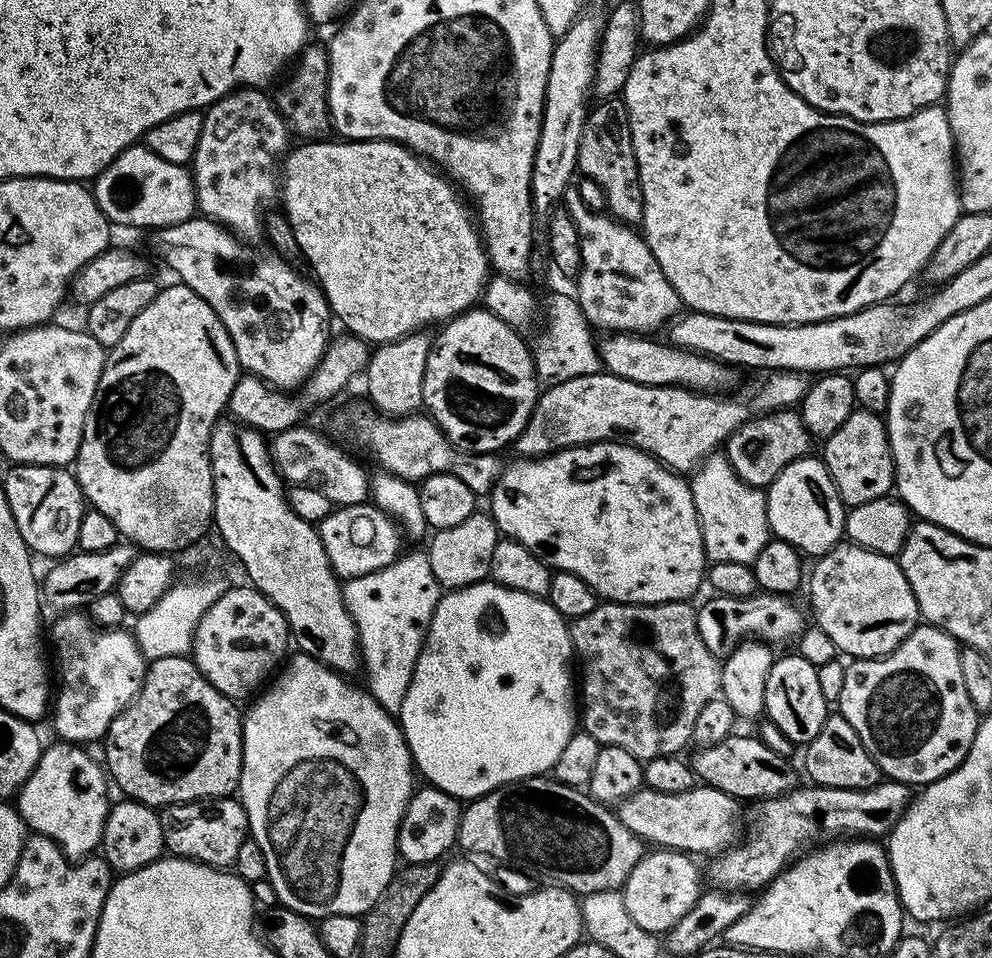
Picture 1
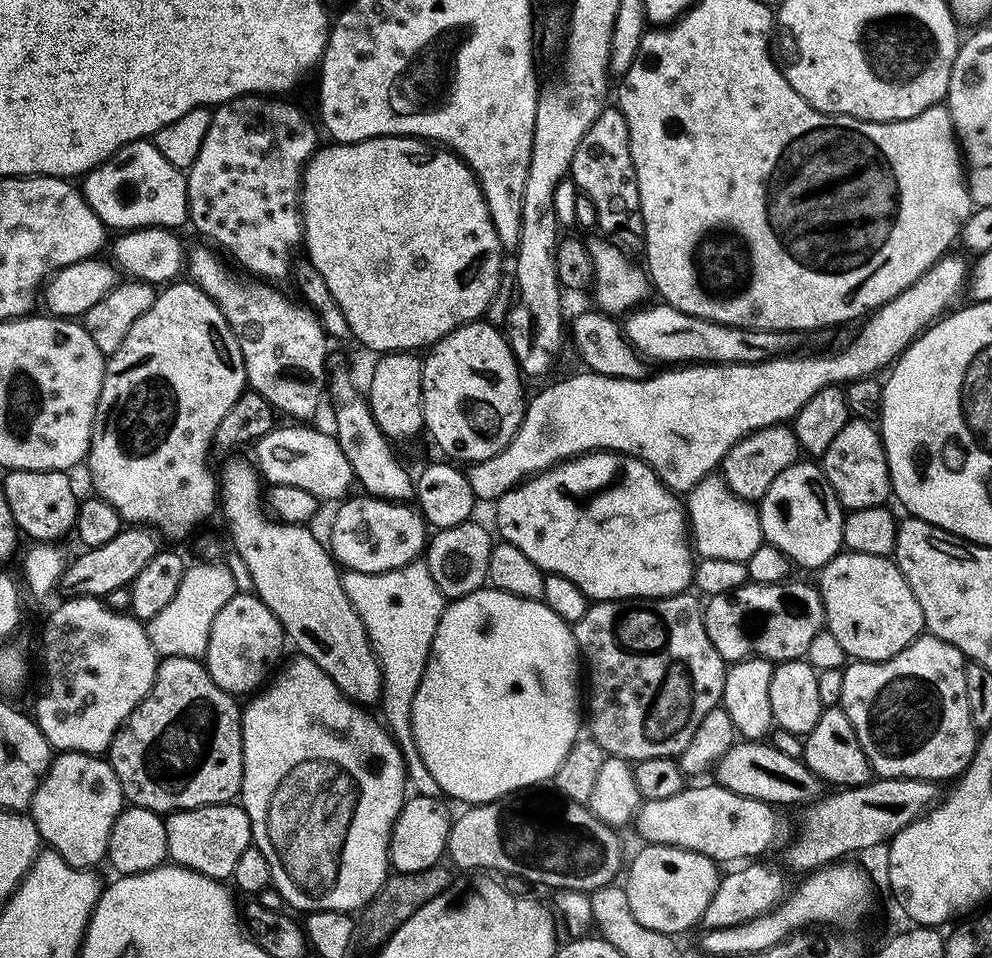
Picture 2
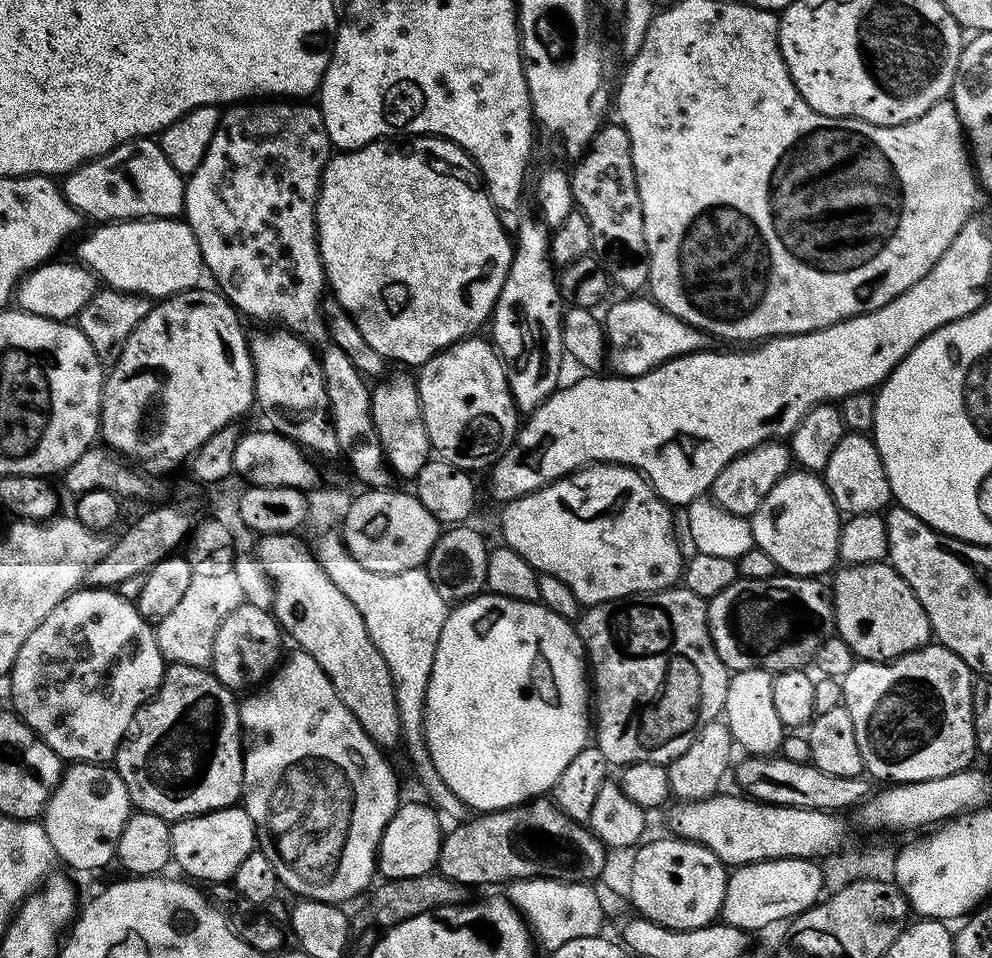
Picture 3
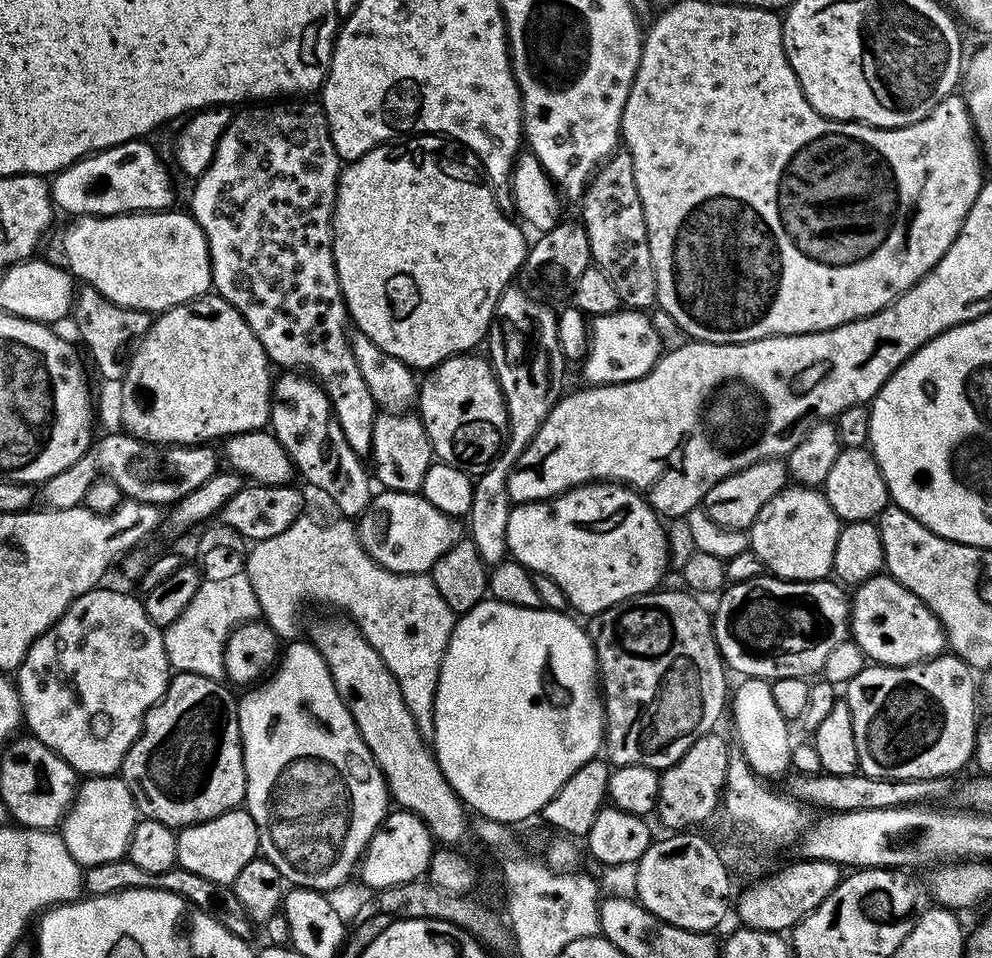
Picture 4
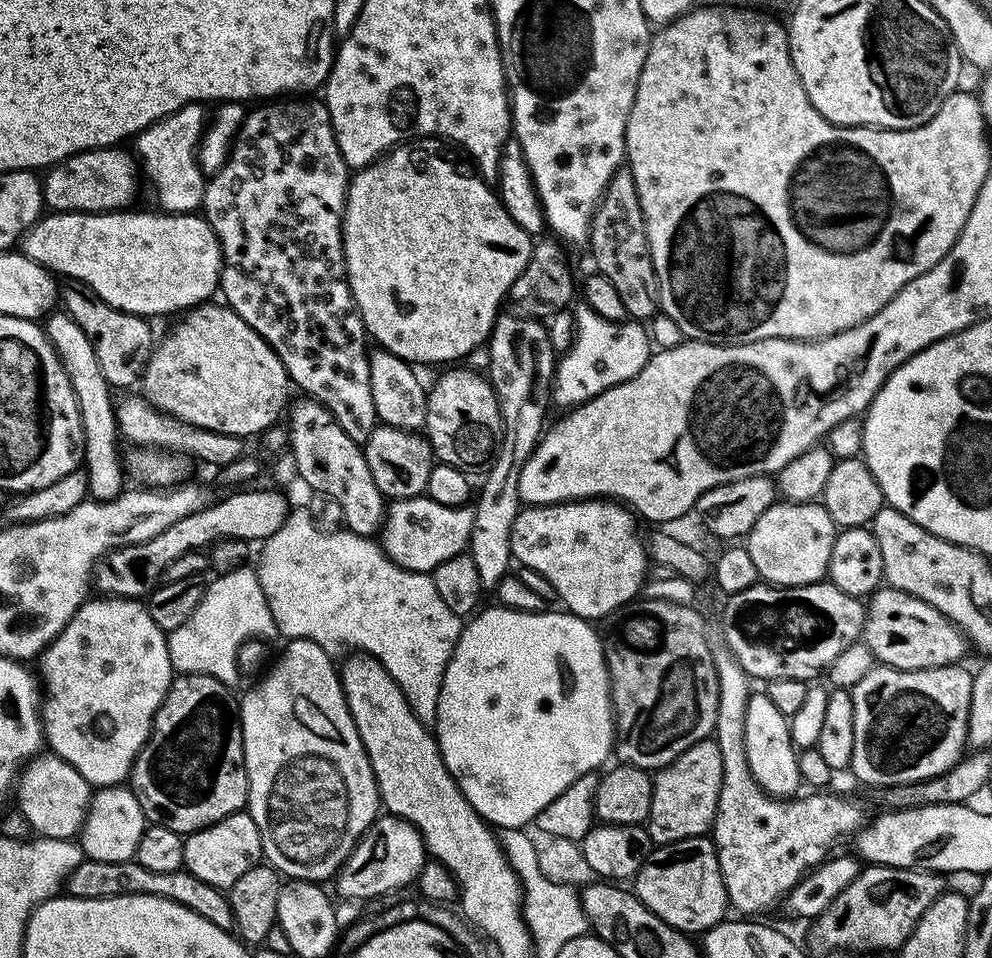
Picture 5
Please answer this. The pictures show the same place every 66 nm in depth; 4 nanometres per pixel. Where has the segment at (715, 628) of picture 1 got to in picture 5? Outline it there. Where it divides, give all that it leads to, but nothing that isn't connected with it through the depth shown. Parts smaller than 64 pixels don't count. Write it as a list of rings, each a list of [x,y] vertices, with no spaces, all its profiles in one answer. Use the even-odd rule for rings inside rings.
[[[757,582],[724,601],[718,630],[734,658],[738,658],[738,666],[749,678],[761,682],[815,681],[819,677],[816,675],[821,675],[846,646],[857,643],[864,631],[865,601],[838,590],[831,582],[793,588]]]

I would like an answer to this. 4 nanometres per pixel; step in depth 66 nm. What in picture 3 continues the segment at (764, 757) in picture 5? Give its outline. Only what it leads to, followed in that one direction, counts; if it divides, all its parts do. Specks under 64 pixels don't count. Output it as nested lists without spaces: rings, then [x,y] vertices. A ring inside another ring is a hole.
[[[755,668],[745,672],[732,672],[728,678],[726,702],[722,713],[728,725],[733,741],[753,756],[770,756],[780,752],[780,743],[784,741],[786,726],[774,710],[773,673]]]

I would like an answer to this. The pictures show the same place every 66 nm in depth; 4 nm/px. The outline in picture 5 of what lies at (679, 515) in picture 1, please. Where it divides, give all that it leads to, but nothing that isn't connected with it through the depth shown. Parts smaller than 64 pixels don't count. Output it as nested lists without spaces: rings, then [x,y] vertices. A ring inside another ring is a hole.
[[[607,498],[599,500],[569,500],[566,504],[545,504],[543,506],[524,506],[521,507],[518,518],[514,518],[514,530],[510,530],[510,546],[512,547],[513,557],[525,568],[534,570],[538,574],[542,574],[542,578],[546,578],[546,582],[550,582],[550,586],[554,586],[556,591],[556,600],[559,601],[567,611],[573,616],[580,616],[589,622],[603,621],[611,612],[618,608],[623,608],[625,604],[631,604],[641,595],[641,588],[645,584],[646,577],[650,572],[650,561],[646,551],[645,541],[642,536],[636,533],[637,517],[625,505]]]

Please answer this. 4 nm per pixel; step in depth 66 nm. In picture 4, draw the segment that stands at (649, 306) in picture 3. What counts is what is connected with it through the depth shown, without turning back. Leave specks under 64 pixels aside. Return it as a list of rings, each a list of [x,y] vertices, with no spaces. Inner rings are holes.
[[[621,310],[605,316],[593,316],[590,320],[588,351],[585,352],[582,361],[583,383],[595,386],[625,384],[631,380],[637,380],[660,361],[661,355],[662,341],[657,330],[654,330],[647,311]]]

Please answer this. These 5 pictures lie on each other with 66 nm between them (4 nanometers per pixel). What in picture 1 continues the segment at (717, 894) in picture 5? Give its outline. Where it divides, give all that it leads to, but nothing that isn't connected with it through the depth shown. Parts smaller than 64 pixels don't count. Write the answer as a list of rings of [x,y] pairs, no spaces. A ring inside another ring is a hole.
[[[652,850],[640,859],[634,870],[630,870],[630,878],[626,878],[622,889],[626,911],[638,926],[642,926],[642,930],[667,934],[675,924],[682,922],[682,918],[686,918],[686,914],[690,914],[702,891],[702,868],[692,860],[695,859],[687,852]]]

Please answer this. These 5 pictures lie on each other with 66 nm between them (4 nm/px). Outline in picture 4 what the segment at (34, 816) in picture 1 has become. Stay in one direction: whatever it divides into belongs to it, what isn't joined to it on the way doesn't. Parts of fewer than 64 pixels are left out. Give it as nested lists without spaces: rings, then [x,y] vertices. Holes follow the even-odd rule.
[[[119,775],[89,776],[77,787],[72,807],[58,831],[73,858],[81,866],[91,866],[125,859],[137,819],[134,798]]]

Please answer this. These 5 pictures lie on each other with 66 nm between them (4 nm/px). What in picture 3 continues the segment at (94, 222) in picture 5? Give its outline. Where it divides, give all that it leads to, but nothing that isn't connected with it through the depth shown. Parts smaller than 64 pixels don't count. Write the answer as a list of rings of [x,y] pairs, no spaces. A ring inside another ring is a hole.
[[[141,218],[104,222],[80,244],[79,263],[91,268],[107,287],[117,288],[119,292],[137,292],[149,298],[167,298],[180,292],[188,292],[201,283],[200,275],[205,275],[204,259],[194,238],[194,230],[180,218]]]

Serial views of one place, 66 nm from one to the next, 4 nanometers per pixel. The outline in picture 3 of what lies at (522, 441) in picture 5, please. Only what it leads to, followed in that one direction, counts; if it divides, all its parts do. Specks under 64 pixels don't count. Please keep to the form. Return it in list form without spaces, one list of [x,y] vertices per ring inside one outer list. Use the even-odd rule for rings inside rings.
[[[521,215],[520,224],[514,233],[514,251],[510,270],[506,274],[506,282],[498,294],[498,302],[494,306],[490,317],[490,339],[496,346],[501,362],[506,370],[508,389],[512,401],[516,403],[516,411],[520,414],[529,414],[535,411],[550,394],[561,387],[560,371],[566,365],[566,353],[562,342],[562,297],[558,283],[558,272],[548,255],[552,241],[549,225],[541,222],[535,215]]]

